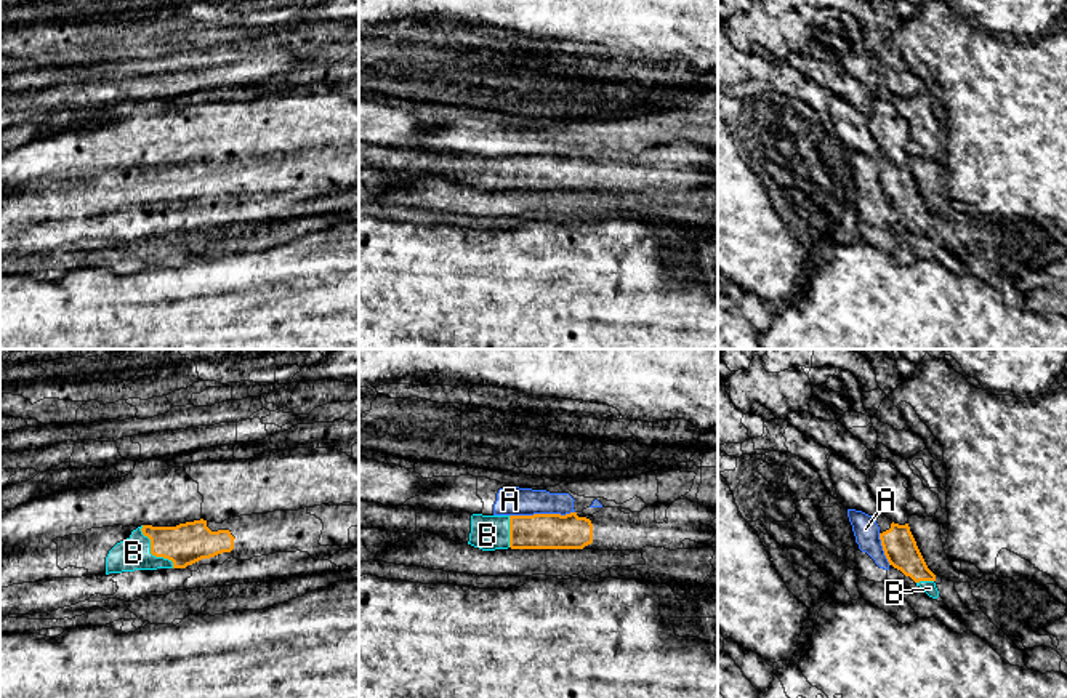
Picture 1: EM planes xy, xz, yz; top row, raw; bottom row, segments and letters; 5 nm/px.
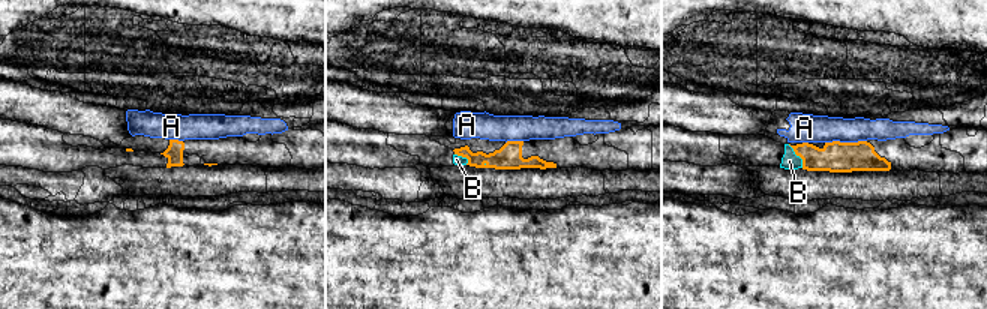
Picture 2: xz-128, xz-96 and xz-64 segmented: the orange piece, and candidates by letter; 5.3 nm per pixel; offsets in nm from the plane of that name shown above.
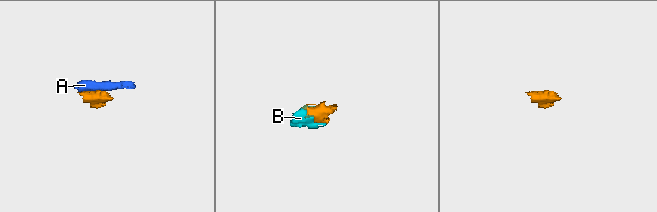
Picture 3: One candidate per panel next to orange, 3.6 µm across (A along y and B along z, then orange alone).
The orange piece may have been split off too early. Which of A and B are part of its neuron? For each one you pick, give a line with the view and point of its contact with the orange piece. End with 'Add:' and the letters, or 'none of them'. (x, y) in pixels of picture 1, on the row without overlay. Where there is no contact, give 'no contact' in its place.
B: xy (151, 194)
Add: B

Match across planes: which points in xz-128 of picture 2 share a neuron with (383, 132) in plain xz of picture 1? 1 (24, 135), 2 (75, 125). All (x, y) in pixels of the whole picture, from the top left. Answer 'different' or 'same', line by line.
1: different
2: same

